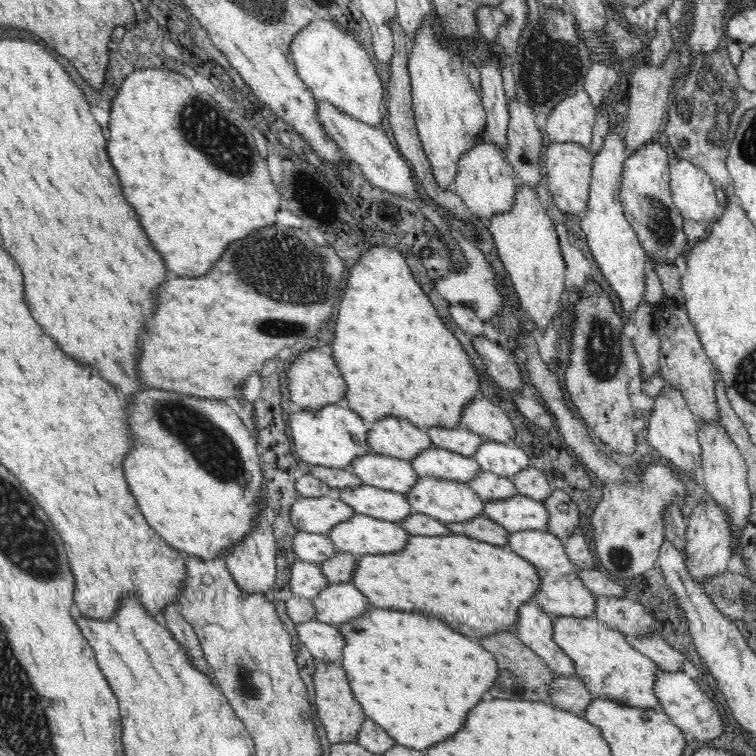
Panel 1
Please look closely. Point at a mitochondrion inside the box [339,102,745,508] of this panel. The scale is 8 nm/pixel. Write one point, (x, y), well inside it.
(602, 354)

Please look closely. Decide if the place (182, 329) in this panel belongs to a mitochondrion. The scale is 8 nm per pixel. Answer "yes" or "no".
no

